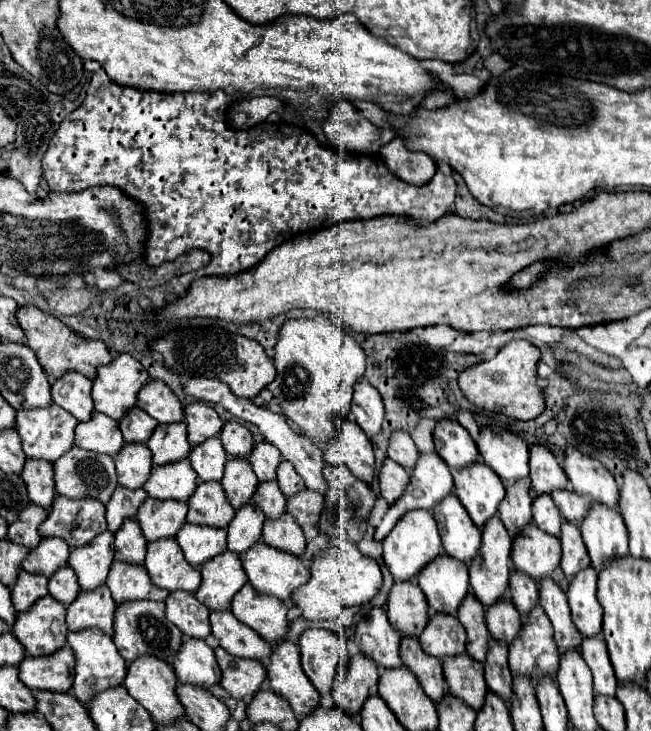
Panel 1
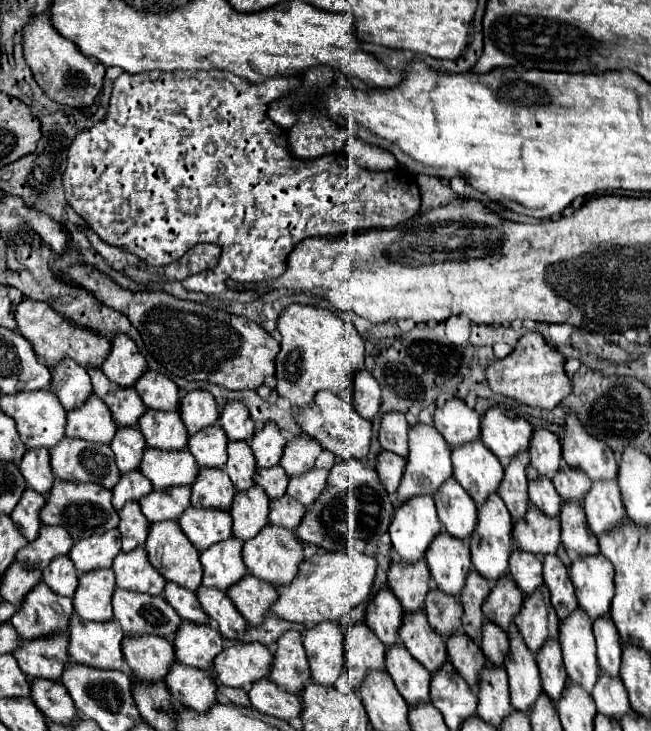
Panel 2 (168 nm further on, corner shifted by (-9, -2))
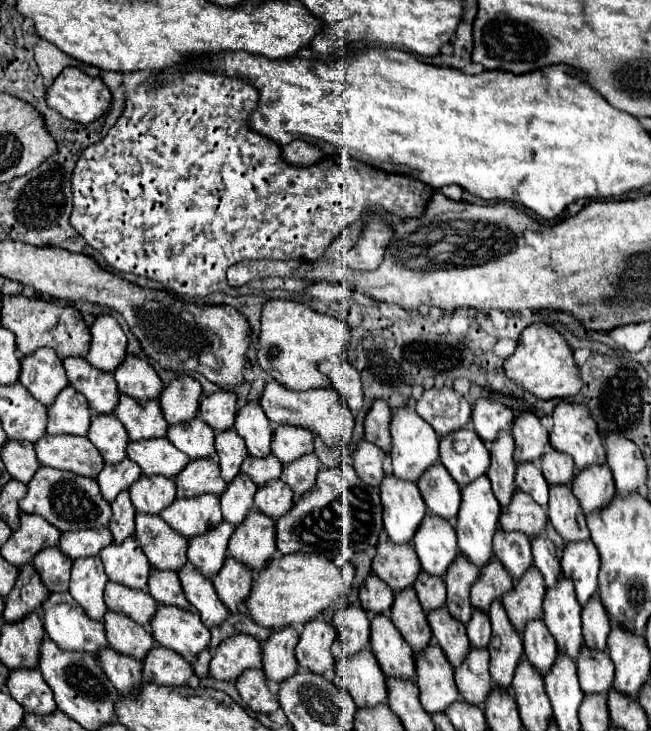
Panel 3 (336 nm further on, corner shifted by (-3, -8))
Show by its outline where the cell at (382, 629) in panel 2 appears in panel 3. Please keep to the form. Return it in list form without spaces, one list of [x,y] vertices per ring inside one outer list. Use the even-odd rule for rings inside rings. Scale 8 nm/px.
[[[371,572],[359,588],[359,600],[361,600],[361,606],[371,616],[385,614],[393,604],[393,590],[379,576],[373,576]]]

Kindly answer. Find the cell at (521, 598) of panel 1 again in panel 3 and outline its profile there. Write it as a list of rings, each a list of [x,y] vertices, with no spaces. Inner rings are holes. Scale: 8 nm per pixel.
[[[501,532],[493,536],[493,554],[503,562],[513,580],[519,580],[525,570],[533,564],[531,540],[521,536],[521,532]]]

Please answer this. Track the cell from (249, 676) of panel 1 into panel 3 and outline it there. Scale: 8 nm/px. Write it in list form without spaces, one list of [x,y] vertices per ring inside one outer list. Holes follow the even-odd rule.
[[[243,632],[223,640],[209,664],[209,672],[217,680],[235,680],[247,668],[261,668],[261,646],[259,640]]]

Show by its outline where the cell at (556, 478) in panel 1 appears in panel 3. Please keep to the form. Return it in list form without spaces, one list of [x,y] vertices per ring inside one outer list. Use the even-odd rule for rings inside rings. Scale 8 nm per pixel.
[[[521,412],[513,420],[513,438],[515,438],[515,462],[539,462],[549,444],[549,434],[541,426],[539,418],[533,412]]]

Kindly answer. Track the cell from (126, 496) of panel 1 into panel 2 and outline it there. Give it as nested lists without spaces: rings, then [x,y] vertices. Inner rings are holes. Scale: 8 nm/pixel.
[[[141,472],[121,474],[121,480],[113,490],[113,506],[119,512],[127,502],[139,502],[151,490],[153,490],[151,482],[147,482],[147,478]]]

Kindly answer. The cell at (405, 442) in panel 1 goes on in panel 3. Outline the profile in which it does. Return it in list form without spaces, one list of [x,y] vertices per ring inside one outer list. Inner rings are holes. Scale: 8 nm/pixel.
[[[375,400],[371,410],[365,416],[365,440],[377,444],[383,452],[391,452],[391,434],[389,434],[391,410],[383,400]]]

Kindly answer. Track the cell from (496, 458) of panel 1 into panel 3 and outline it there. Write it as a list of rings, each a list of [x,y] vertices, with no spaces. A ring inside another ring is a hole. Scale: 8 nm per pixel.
[[[479,398],[475,402],[473,414],[471,414],[471,424],[475,428],[475,432],[479,434],[479,438],[491,446],[491,442],[497,438],[499,430],[507,430],[513,424],[513,412],[511,408],[507,408],[505,404],[497,402],[497,400],[487,400],[487,398]]]

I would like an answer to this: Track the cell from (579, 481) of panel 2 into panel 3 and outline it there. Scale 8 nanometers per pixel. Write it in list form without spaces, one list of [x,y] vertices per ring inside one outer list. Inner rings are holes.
[[[545,452],[541,458],[541,472],[549,484],[565,484],[571,486],[571,480],[575,476],[575,464],[569,460],[569,456],[561,456],[561,452]]]

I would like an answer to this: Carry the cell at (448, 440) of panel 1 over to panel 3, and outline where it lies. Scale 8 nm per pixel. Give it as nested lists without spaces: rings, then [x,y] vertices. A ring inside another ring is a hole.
[[[447,386],[423,390],[415,410],[439,436],[447,436],[449,432],[463,428],[471,418],[471,404]]]

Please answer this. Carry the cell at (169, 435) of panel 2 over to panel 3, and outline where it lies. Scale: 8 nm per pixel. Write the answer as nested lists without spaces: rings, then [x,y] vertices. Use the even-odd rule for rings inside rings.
[[[121,394],[121,400],[117,402],[117,408],[113,414],[125,426],[129,440],[161,438],[167,434],[167,428],[169,428],[157,400],[137,404],[137,400]]]

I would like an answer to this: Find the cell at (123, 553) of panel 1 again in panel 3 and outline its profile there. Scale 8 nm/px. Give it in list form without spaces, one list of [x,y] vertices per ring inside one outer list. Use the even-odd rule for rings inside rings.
[[[119,492],[119,496],[111,502],[113,516],[109,520],[109,530],[113,534],[115,544],[121,544],[127,536],[135,532],[135,508],[129,500],[129,492]]]

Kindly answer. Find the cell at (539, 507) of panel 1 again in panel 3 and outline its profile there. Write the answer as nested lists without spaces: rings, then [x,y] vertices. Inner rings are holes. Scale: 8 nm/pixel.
[[[519,464],[515,472],[515,486],[527,494],[533,496],[533,500],[541,506],[547,508],[549,502],[549,484],[543,478],[541,470],[535,464]]]

